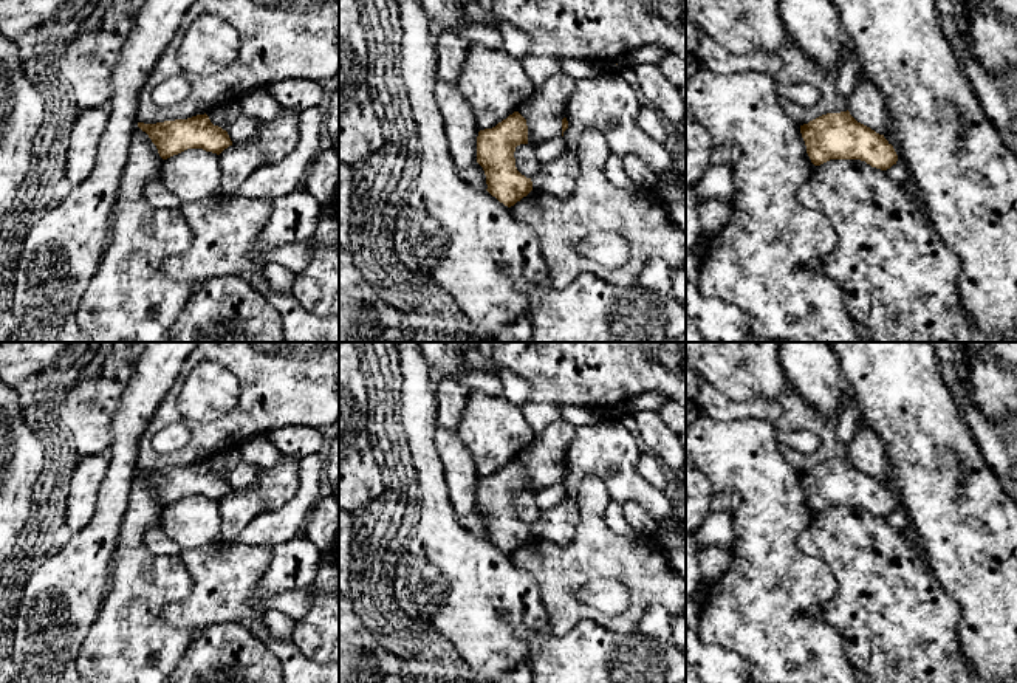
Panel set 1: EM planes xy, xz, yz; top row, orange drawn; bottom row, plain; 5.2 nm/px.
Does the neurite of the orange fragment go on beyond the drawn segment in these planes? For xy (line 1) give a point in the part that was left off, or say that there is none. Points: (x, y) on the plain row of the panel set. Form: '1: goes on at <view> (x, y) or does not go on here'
1: does not go on here

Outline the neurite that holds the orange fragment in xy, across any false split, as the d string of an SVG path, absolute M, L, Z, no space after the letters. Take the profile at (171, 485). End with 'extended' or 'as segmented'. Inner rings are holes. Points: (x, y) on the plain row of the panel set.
M206 460L156 471L138 469L138 474L149 482L163 506L187 496L203 496L220 502L232 493L228 479L214 472Z | as segmented

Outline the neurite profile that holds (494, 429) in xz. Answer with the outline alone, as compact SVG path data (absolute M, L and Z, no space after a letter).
M472 390L469 395L455 435L472 454L480 477L495 474L517 458L517 455L536 438L536 432L525 420L522 409L509 401L506 393L491 396L480 390Z

